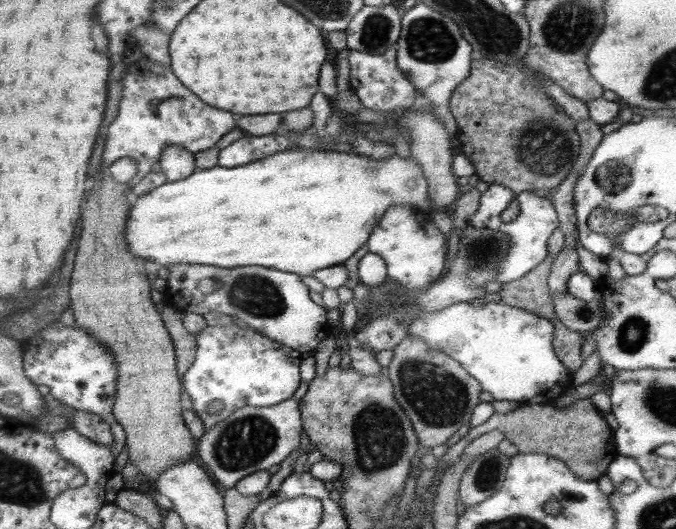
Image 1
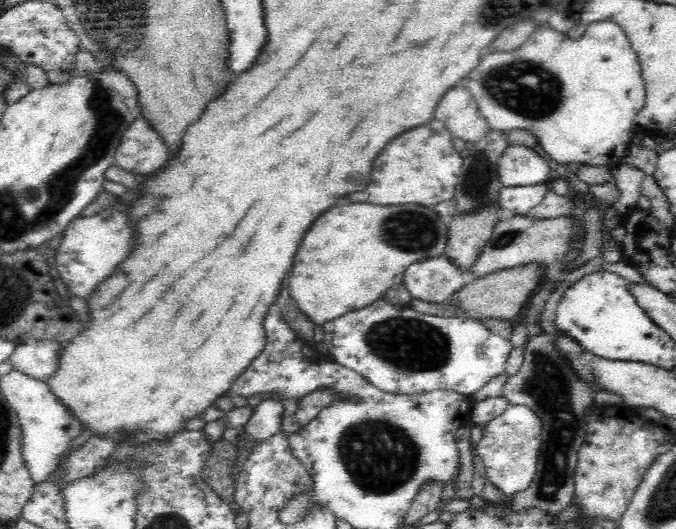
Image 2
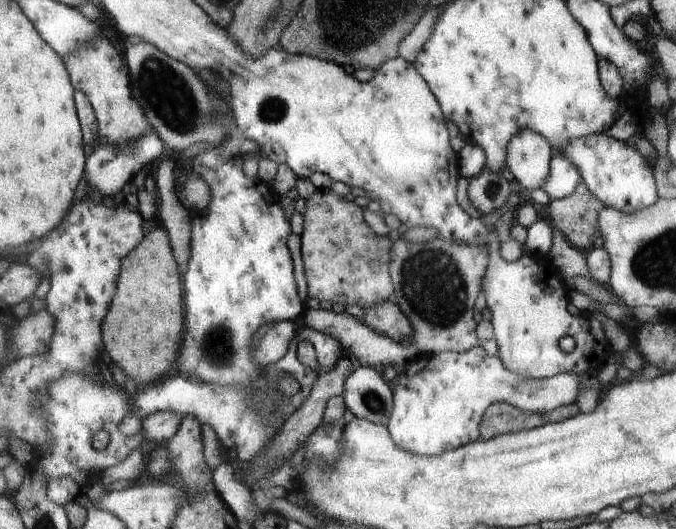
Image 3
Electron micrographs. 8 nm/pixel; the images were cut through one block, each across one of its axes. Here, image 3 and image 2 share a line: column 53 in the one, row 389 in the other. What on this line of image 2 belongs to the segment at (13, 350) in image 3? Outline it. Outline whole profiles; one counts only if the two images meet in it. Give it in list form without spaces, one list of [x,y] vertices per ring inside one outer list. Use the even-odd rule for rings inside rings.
[[[320,387],[301,398],[300,410],[296,412],[298,413],[298,421],[302,425],[308,424],[313,418],[316,418],[320,410],[324,410],[330,404],[340,402],[340,400],[360,404],[364,397],[360,394],[344,393],[344,391],[336,389],[336,387]]]

